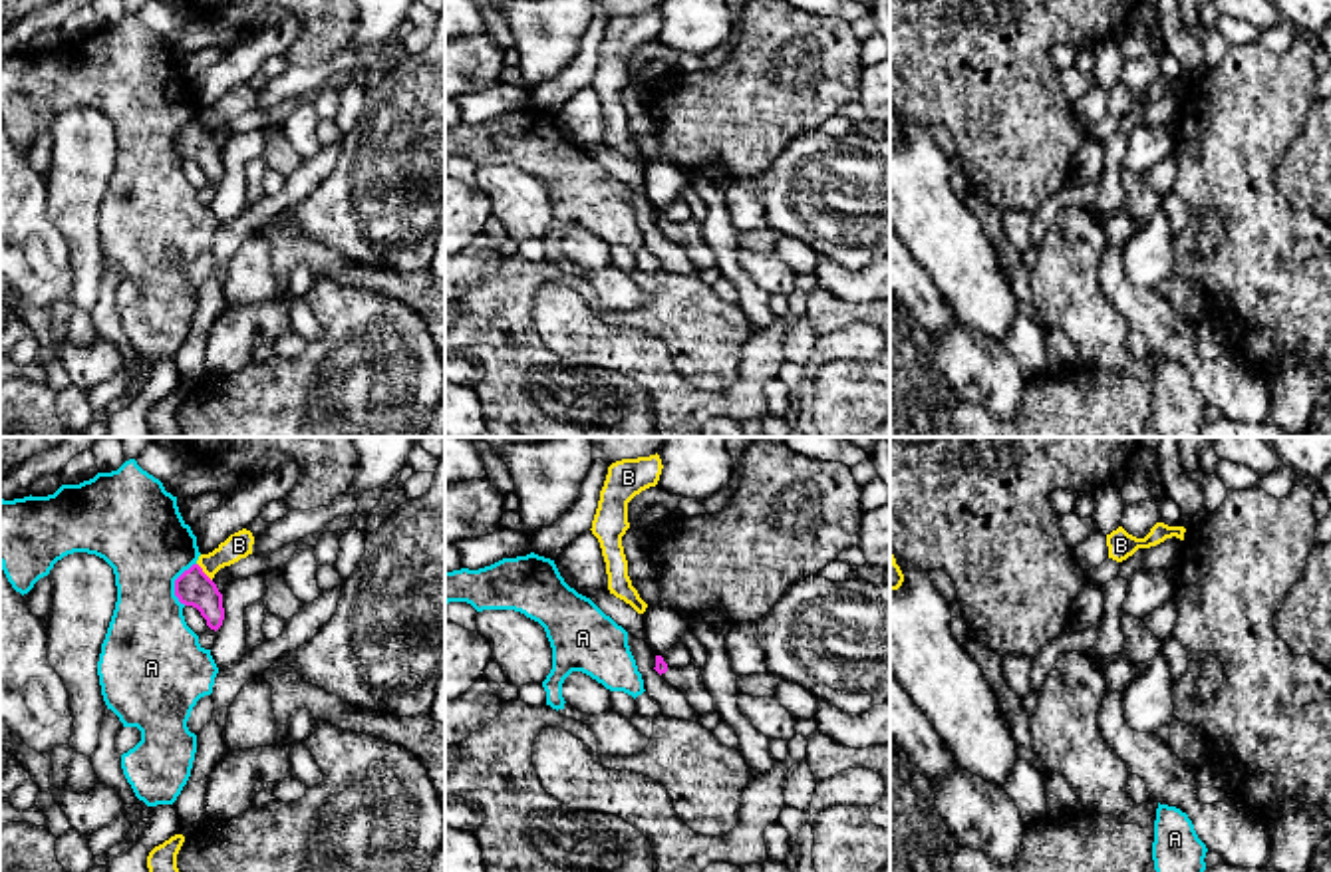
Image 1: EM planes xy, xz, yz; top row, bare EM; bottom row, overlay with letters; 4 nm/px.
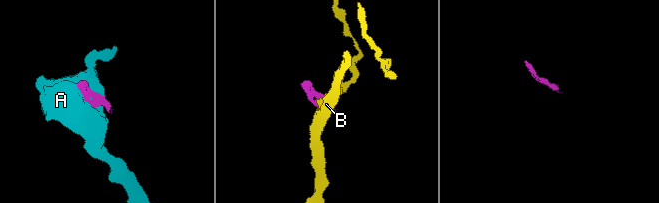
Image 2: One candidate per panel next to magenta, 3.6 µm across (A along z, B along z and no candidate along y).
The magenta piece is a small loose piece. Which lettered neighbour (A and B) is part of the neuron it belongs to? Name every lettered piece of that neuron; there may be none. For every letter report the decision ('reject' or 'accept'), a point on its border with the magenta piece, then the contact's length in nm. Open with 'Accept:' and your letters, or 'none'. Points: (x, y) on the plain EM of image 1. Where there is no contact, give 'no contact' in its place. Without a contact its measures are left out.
Accept: none
A: reject; meets magenta in xy at (175, 138); contact 190 nm long
B: reject; meets magenta in xy at (203, 128); contact 100 nm long

